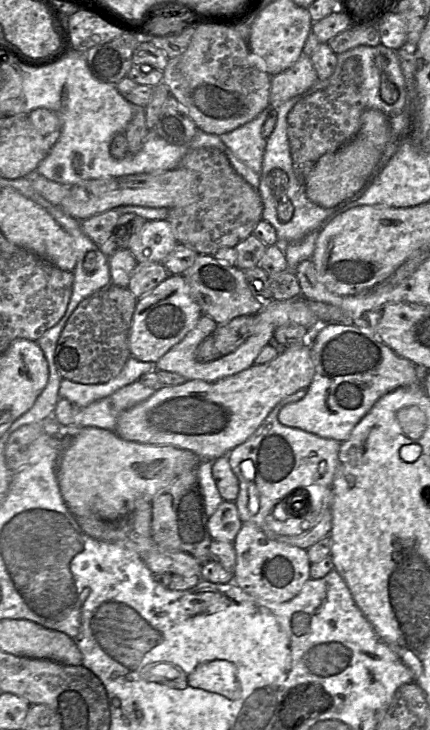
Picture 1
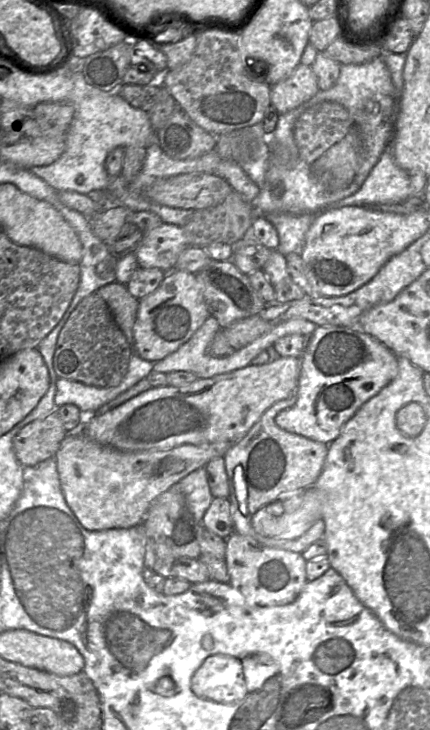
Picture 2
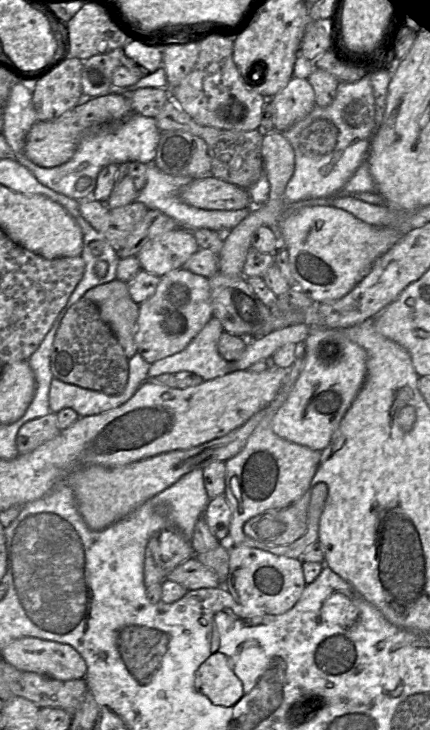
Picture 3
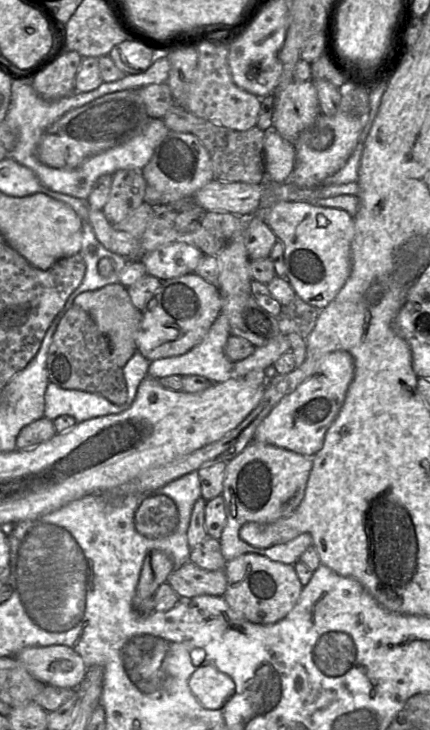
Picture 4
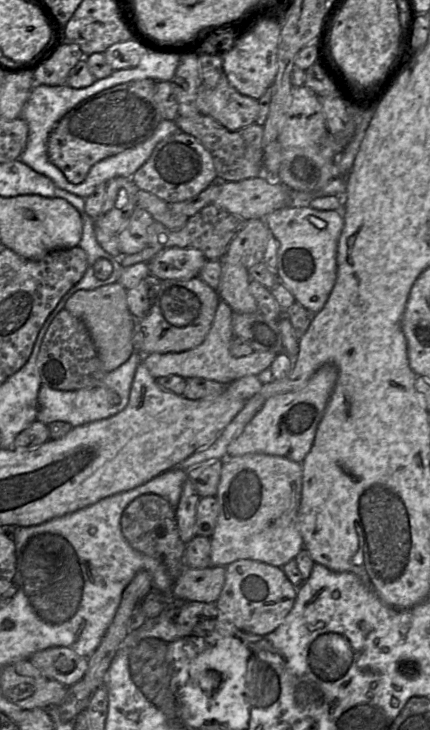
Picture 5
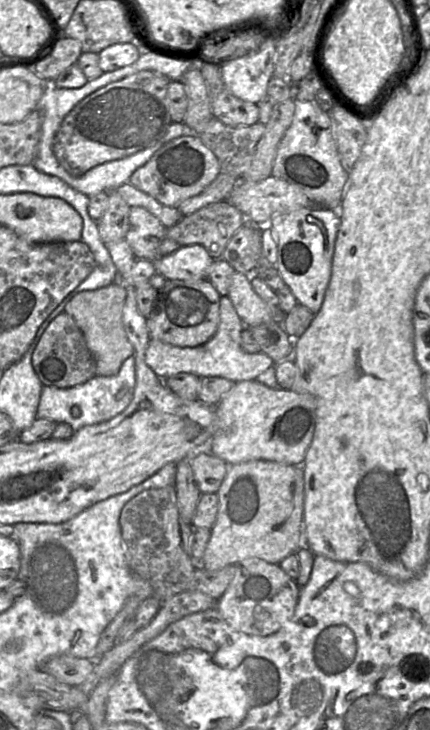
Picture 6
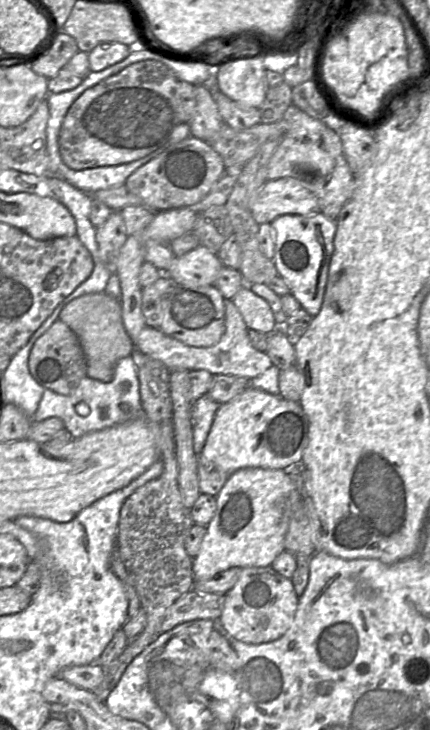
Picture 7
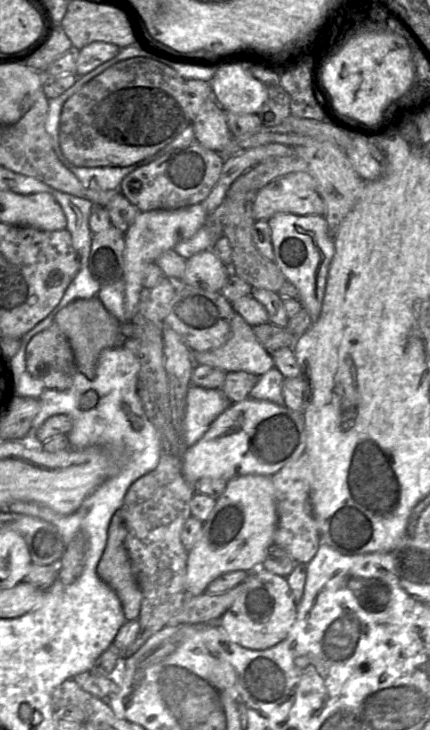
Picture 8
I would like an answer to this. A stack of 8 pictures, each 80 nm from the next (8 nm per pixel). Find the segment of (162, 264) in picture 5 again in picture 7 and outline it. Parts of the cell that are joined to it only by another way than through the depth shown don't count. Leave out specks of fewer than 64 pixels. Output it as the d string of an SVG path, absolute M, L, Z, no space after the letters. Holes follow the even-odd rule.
M200 245L176 257L167 273L174 284L188 287L210 286L215 284L223 266L217 254Z

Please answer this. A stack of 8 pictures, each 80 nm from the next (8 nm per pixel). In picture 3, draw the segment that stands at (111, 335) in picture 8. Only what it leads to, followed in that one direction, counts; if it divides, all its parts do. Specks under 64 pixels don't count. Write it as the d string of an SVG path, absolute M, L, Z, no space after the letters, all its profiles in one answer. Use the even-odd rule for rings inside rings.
M115 279L88 290L84 296L96 304L100 317L111 328L125 356L137 353L134 340L139 316L139 304L131 298L127 282Z

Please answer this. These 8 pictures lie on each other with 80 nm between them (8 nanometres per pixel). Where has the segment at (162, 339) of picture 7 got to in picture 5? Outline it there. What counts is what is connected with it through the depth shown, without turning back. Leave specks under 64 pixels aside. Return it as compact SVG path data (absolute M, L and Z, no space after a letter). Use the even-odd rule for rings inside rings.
M221 300L212 327L206 336L205 340L193 349L183 352L169 353L150 353L143 355L143 363L156 379L169 375L179 375L183 378L205 378L215 380L224 385L229 385L232 382L248 376L258 375L265 369L269 368L277 354L270 351L254 351L252 354L243 357L234 357L230 353L230 343L235 337L232 329L233 310L224 301Z

